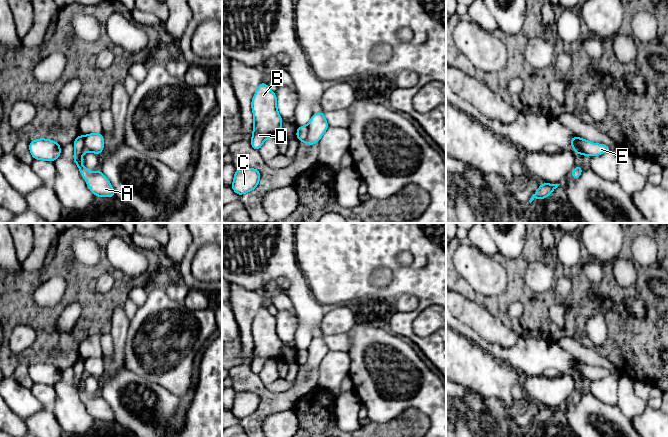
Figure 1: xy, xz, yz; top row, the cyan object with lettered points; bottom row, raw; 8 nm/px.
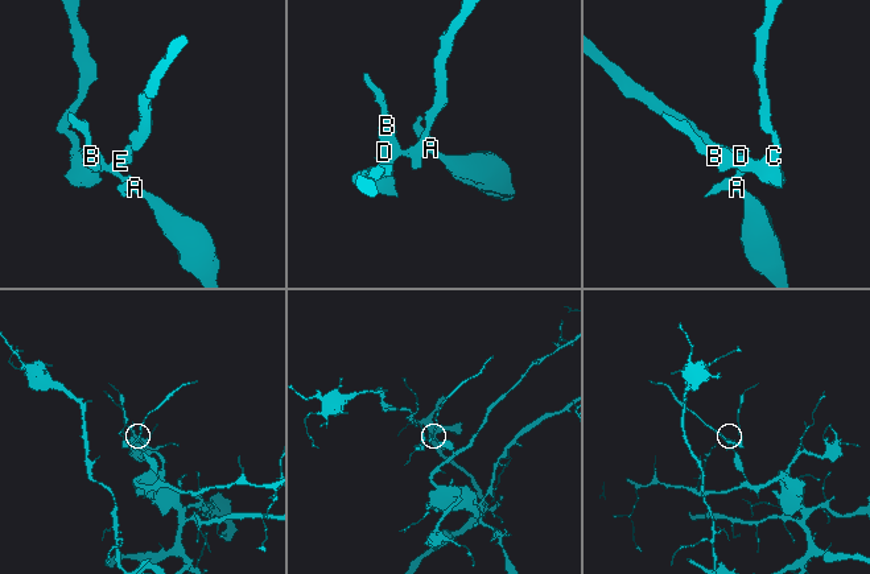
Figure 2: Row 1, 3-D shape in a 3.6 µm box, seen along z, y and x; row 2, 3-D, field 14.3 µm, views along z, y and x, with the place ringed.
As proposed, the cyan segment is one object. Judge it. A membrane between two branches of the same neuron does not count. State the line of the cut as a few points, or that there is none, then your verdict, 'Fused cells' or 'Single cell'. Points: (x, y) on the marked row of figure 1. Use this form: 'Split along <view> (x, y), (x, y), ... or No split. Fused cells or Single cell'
Split along yz (578, 137), (578, 148), (585, 154). Fused cells

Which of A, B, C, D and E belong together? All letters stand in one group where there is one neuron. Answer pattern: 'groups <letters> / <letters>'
groups A B C D / E

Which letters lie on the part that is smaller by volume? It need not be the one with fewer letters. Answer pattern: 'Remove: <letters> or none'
Remove: E

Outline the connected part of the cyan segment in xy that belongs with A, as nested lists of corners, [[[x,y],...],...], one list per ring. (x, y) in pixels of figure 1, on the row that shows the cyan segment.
[[[78,135],[74,142],[74,163],[78,166],[78,169],[87,183],[87,186],[91,190],[91,192],[96,197],[115,197],[115,191],[106,178],[106,176],[101,172],[101,170],[97,170],[95,172],[91,172],[87,170],[82,164],[82,156],[85,152],[84,145],[84,136]]]

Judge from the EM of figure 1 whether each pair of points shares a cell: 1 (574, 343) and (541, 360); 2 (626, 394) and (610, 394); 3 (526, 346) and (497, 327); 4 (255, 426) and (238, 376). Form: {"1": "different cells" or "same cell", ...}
{"1": "different cells", "2": "different cells", "3": "different cells", "4": "same cell"}

